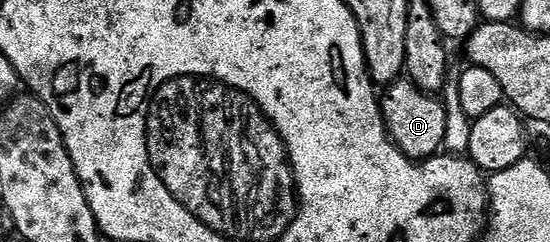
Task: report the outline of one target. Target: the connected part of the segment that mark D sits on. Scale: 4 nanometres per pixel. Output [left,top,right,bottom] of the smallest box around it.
[380,80,448,162]

